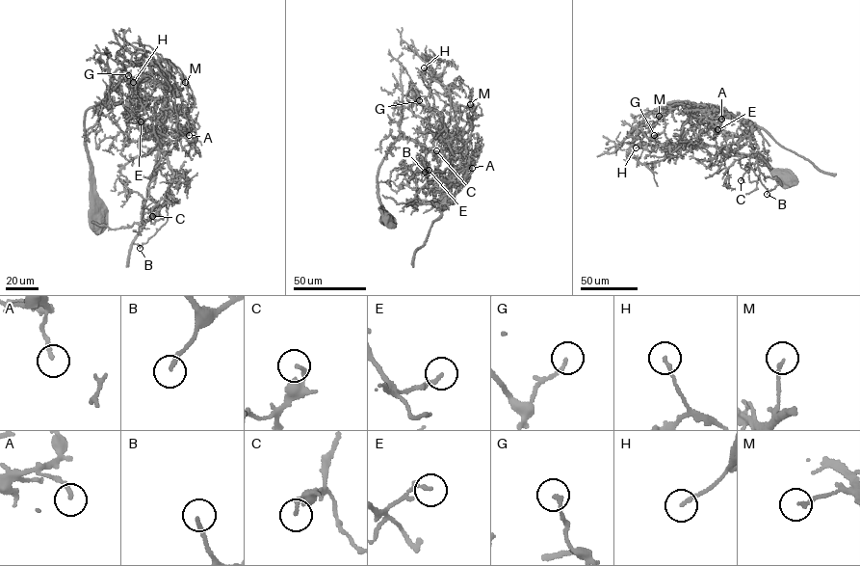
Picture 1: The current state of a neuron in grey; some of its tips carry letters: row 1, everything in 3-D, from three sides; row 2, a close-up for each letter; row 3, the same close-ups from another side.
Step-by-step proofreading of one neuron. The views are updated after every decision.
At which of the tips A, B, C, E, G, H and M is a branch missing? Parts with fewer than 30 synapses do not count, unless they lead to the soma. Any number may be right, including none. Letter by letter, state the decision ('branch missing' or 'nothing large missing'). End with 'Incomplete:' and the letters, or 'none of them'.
A: nothing large missing
B: nothing large missing
C: nothing large missing
E: nothing large missing
G: nothing large missing
H: nothing large missing
M: nothing large missing
Incomplete: none of them

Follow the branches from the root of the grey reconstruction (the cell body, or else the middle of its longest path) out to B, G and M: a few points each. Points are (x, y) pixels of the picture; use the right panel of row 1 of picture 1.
B: (788, 177), (751, 155), (690, 142), (683, 124), (690, 112), (711, 108), (751, 124), (749, 166), (767, 194)
G: (788, 177), (751, 155), (690, 142), (683, 124), (694, 104), (667, 108), (650, 138), (654, 135)
M: (788, 177), (751, 155), (690, 142), (683, 124), (694, 104), (664, 102), (653, 111), (659, 116)

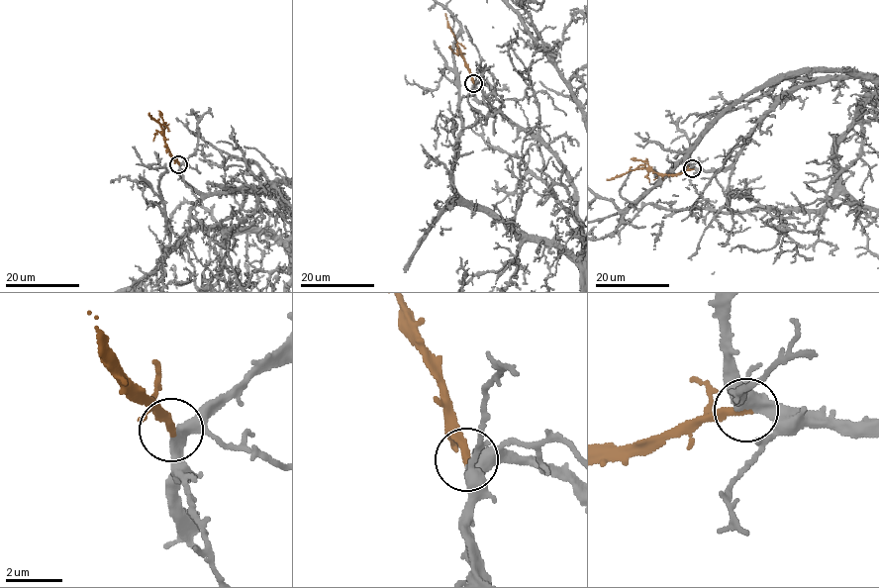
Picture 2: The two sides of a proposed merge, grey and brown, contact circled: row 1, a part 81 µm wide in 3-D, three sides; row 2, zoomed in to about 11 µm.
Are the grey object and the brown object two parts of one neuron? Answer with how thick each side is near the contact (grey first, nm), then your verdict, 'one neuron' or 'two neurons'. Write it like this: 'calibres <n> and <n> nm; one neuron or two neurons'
calibres 340 and 300 nm; one neuron

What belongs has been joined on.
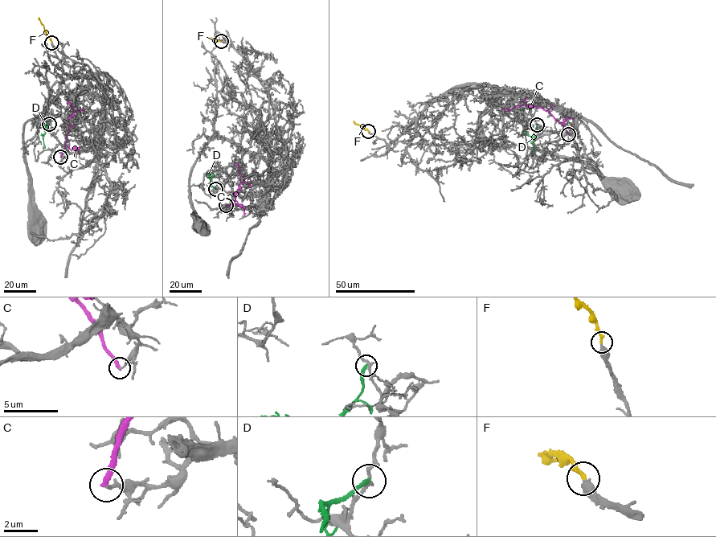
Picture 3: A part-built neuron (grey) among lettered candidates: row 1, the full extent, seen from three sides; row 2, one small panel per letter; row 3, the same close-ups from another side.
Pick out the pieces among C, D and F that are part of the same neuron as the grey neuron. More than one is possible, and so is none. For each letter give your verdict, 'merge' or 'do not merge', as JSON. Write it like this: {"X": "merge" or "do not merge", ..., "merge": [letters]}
{"C": "do not merge", "D": "do not merge", "F": "merge", "merge": ["F"]}

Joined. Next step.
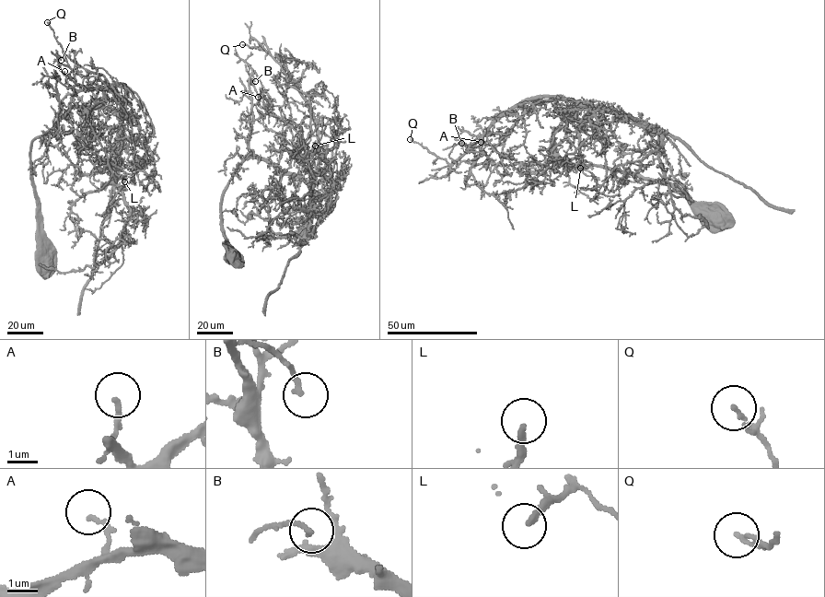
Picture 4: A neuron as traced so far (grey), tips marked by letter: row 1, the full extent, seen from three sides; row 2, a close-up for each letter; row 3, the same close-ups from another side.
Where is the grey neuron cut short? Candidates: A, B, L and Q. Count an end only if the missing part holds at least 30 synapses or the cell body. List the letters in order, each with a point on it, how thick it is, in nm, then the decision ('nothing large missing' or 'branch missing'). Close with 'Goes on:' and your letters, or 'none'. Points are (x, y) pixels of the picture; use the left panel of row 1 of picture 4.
A: place (64, 71); calibre 130 nm; nothing large missing
B: place (61, 60); calibre 150 nm; nothing large missing
L: place (124, 181); calibre 200 nm; branch missing
Q: place (47, 22); calibre 90 nm; nothing large missing
Goes on: L

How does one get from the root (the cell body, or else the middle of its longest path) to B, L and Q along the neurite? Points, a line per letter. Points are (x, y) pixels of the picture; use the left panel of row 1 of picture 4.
B: (47, 262), (31, 178), (31, 140), (70, 109), (115, 112), (121, 105), (113, 87), (71, 87), (61, 60)
L: (47, 262), (31, 178), (32, 140), (70, 109), (115, 113), (120, 131), (110, 166), (124, 181)
Q: (47, 262), (31, 140), (70, 109), (118, 112), (126, 92), (123, 83), (76, 83), (47, 22)

